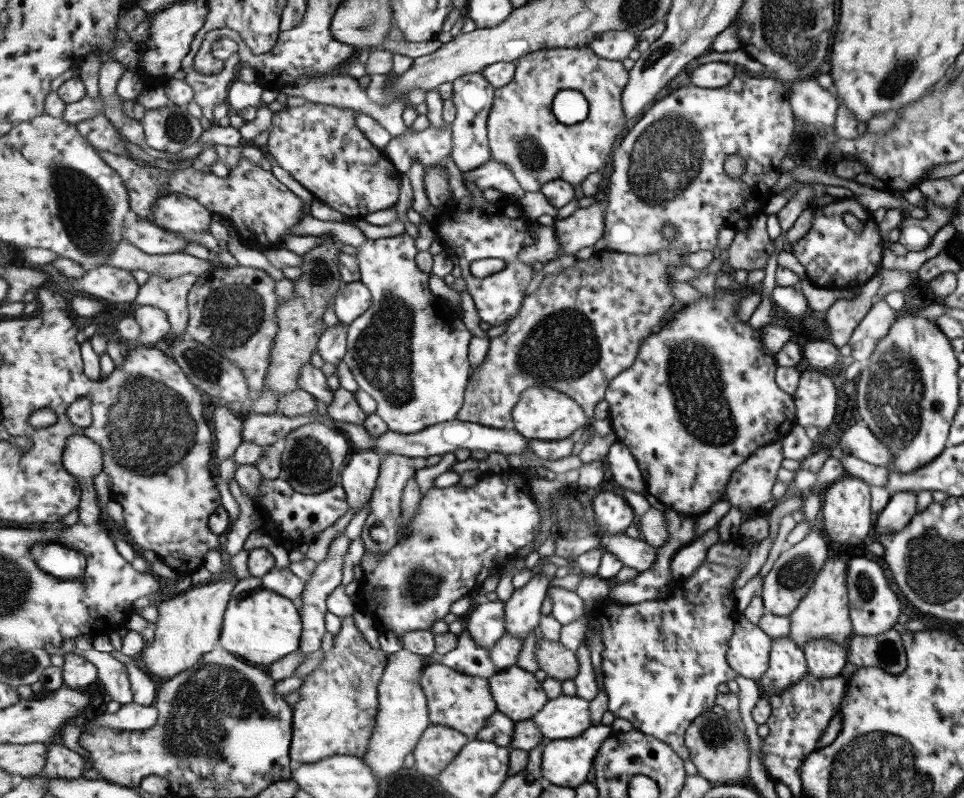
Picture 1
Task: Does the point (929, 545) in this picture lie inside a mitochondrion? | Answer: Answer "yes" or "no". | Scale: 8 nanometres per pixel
yes

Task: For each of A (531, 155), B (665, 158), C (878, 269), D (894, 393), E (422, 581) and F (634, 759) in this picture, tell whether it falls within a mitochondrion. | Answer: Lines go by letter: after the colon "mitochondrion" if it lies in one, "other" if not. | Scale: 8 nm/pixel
A: mitochondrion
B: mitochondrion
C: other
D: mitochondrion
E: mitochondrion
F: other

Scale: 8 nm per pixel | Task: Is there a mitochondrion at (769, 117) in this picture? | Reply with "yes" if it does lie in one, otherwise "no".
no

